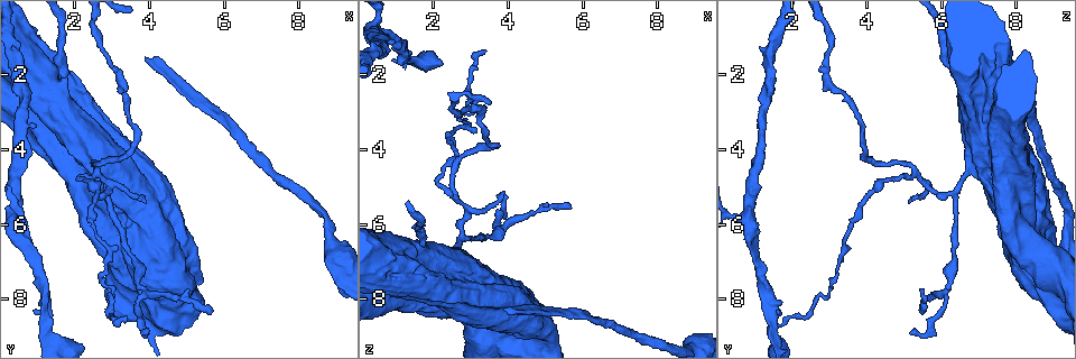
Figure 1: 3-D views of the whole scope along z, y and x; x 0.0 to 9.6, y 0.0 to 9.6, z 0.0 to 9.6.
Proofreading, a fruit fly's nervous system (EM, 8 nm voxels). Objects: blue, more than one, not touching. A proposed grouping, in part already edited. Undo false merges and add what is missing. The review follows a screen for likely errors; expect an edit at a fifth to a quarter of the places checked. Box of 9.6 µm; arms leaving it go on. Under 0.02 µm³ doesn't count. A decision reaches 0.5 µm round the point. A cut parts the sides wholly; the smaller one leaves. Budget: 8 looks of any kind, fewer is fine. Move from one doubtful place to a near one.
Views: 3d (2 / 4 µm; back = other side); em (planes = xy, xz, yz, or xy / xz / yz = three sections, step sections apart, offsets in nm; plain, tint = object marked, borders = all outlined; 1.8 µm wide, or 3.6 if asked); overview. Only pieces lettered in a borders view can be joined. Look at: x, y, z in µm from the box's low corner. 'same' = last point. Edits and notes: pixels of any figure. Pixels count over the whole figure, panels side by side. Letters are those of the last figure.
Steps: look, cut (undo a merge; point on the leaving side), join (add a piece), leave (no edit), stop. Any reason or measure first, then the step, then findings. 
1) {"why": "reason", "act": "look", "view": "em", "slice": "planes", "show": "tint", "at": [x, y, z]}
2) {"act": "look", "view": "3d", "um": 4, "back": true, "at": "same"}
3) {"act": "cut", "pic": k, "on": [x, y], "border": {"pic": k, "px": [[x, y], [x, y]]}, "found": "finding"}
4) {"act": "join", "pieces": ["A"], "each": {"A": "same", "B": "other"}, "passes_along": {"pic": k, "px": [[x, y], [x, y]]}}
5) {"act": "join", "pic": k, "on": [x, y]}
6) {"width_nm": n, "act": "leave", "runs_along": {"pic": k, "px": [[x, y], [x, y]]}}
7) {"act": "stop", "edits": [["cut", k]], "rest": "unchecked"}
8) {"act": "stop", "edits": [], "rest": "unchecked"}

{"why": "thick turns thin", "act": "look", "view": "em", "slice": "yz", "step": 16, "show": "borders", "at": [1.55, 9.10, 1.60]}

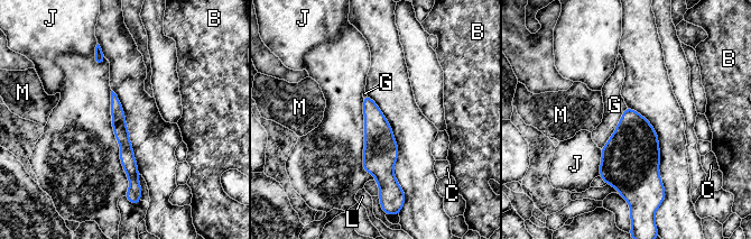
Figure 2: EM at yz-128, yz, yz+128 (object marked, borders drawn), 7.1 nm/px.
{"why": "another direction", "act": "look", "view": "em", "slice": "planes", "show": "borders", "at": "same"}

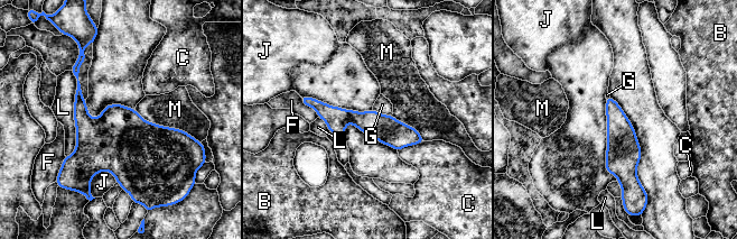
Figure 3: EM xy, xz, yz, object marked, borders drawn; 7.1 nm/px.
{"width_nm": 200, "act": "leave", "each": {"B": "other", "C": "other", "F": "other", "G": "other", "J": "other", "L": "other", "M": "other"}, "border": {"pic": 3, "px": [[605, 99], [605, 168], [617, 181]]}, "found": "one cell here"}

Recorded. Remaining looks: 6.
{"why": "end of a long branch", "act": "look", "view": "em", "slice": "planes", "show": "plain", "at": [3.90, 1.55, 8.30]}

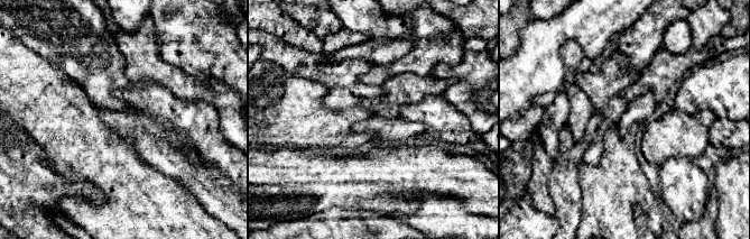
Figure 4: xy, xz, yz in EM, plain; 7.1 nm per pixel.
{"act": "look", "view": "em", "slice": "planes", "show": "tint", "at": "same"}

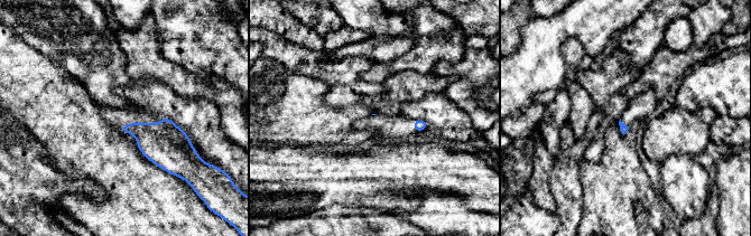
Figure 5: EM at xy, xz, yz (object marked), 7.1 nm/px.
{"act": "look", "view": "em", "slice": "planes", "show": "borders", "at": "same"}

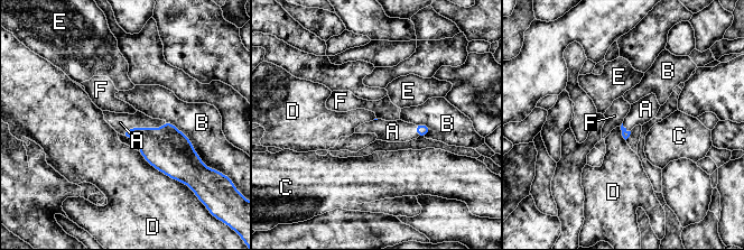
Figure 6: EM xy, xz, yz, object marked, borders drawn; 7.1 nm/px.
{"act": "join", "pieces": ["A"], "each": {"A": "same", "B": "other", "C": "other", "D": "other", "E": "other", "F": "other"}, "passes_along": {"pic": 6, "px": [[168, 150], [143, 128], [120, 122]]}, "found": "it goes on there"}

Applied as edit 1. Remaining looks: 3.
{"why": "redraw", "act": "look", "view": "overview"}

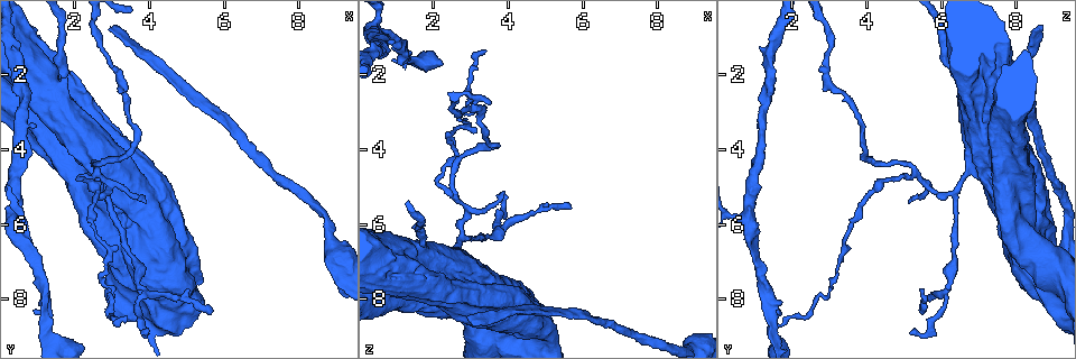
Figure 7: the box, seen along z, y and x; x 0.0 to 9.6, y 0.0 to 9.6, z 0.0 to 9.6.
{"why": "calibre changes", "act": "look", "view": "em", "um": 3.6, "slice": "planes", "show": "tint", "at": [1.60, 2.30, 6.60]}

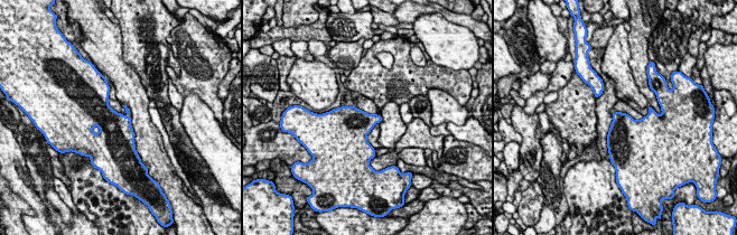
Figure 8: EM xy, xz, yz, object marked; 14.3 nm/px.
{"act": "look", "view": "em", "um": 3.6, "slice": "planes", "show": "borders", "at": "same"}

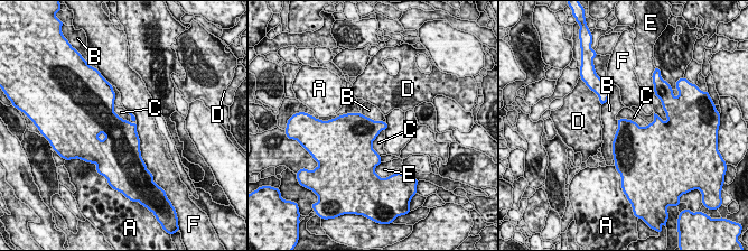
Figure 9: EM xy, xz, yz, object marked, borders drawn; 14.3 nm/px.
{"width_nm": 380, "act": "leave", "each": {"A": "other", "B": "other", "C": "other", "D": "other", "E": "other", "F": "other"}, "found": "continuous, no second cell"}

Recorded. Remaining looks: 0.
{"act": "stop", "edits": [["join", 6]], "rest": "unchecked"}

